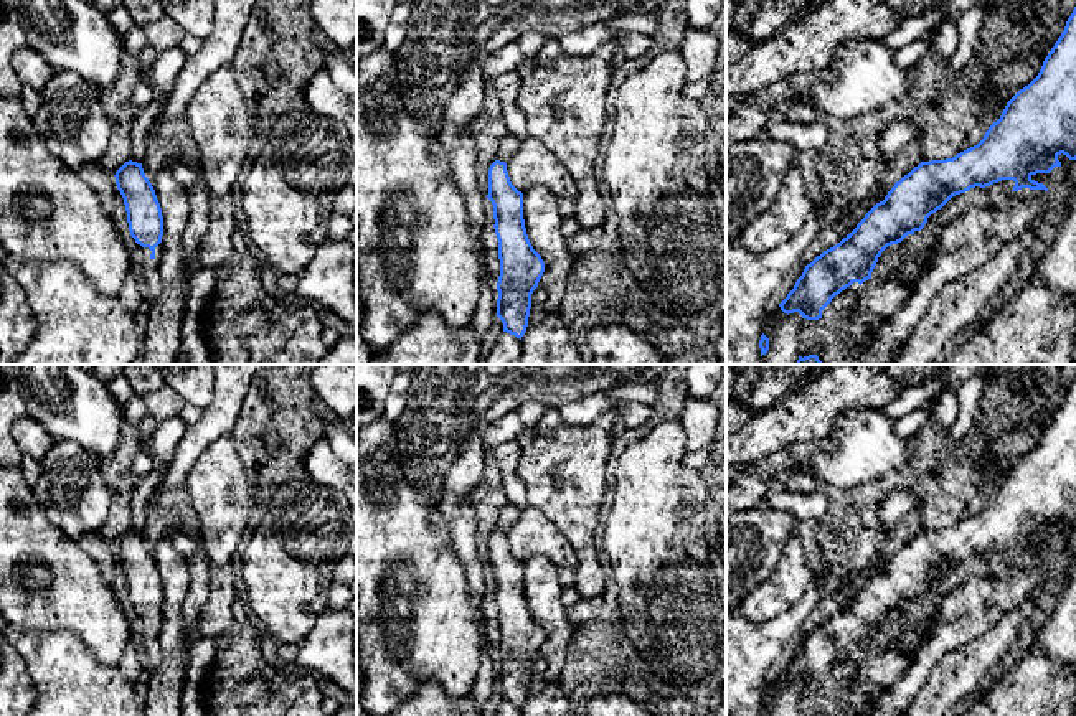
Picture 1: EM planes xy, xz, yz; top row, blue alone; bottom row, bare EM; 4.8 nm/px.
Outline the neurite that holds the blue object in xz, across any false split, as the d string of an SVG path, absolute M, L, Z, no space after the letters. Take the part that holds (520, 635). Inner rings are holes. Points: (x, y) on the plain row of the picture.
M495 530L490 535L487 568L493 574L500 629L497 686L503 701L521 709L528 696L531 663L545 642L545 632L528 609L523 563L512 554L505 531Z

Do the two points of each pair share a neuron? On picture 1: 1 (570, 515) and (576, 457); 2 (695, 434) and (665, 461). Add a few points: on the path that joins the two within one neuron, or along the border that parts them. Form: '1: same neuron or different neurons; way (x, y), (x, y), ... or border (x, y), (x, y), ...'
1: same neuron; way (570, 500), (570, 472)
2: different neurons; border (679, 419), (687, 451)

